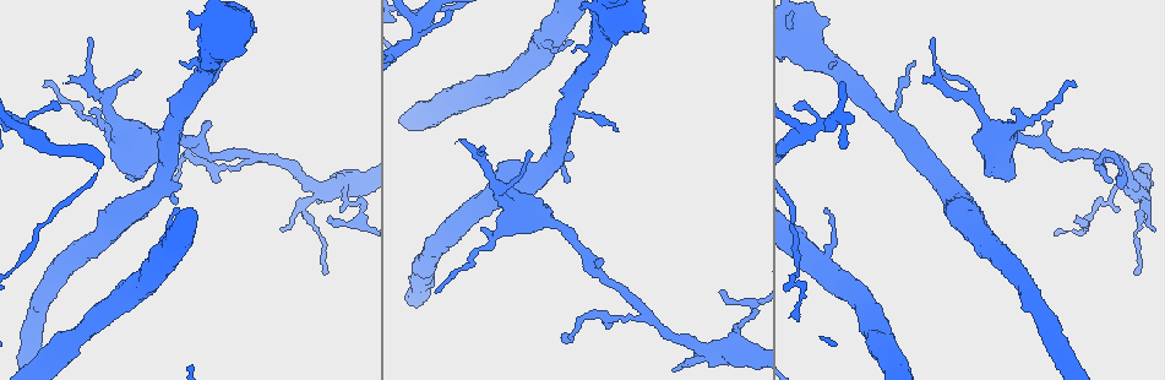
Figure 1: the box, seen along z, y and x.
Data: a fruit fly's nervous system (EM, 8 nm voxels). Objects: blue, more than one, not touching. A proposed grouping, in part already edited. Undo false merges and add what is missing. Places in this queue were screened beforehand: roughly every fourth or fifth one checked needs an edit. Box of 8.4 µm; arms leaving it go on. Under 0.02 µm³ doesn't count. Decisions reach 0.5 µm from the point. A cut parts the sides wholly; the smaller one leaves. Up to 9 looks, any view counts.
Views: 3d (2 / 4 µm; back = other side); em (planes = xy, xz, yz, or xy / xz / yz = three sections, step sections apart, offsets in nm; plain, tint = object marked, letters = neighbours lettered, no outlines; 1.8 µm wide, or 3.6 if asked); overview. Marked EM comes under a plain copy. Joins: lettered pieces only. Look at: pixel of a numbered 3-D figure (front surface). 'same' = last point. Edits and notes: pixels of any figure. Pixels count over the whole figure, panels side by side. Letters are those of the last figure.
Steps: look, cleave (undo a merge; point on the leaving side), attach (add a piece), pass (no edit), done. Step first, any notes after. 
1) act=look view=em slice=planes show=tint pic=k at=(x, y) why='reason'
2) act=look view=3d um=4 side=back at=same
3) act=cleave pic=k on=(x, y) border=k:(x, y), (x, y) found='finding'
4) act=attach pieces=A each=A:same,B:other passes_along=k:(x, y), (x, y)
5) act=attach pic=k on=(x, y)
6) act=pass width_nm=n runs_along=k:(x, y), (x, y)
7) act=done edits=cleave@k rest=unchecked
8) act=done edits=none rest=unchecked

act=look view=em slice=xy step=8 show=letters pic=1 at=(91, 109) why='branch stops here'

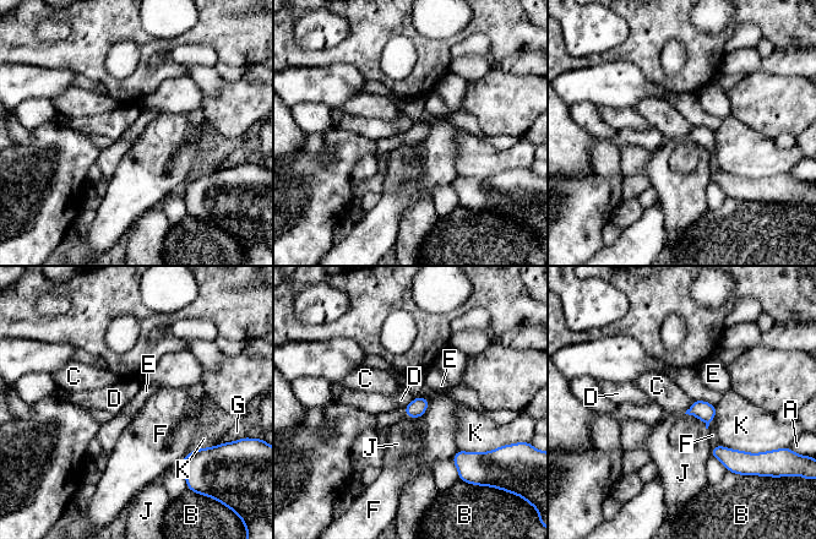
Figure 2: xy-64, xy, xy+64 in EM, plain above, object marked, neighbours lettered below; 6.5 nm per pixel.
act=pass longest_contact=K:240nm each=A:other,B:other,C:other,D:other,E:other,F:other,G:other,J:other,K:other border=2:(414, 398), (403, 408) found='no lettered piece goes on from it'

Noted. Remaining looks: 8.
act=look view=3d um=4 pic=1 at=(643, 314) why='arms part here'

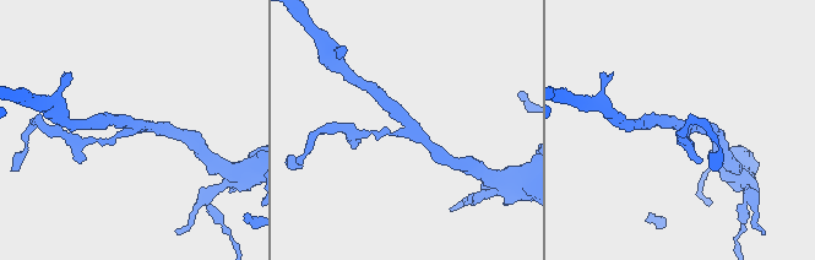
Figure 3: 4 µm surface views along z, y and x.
act=look view=em um=3.6 slice=xy step=4 show=tint pic=3 at=(678, 125) why='now the EM'

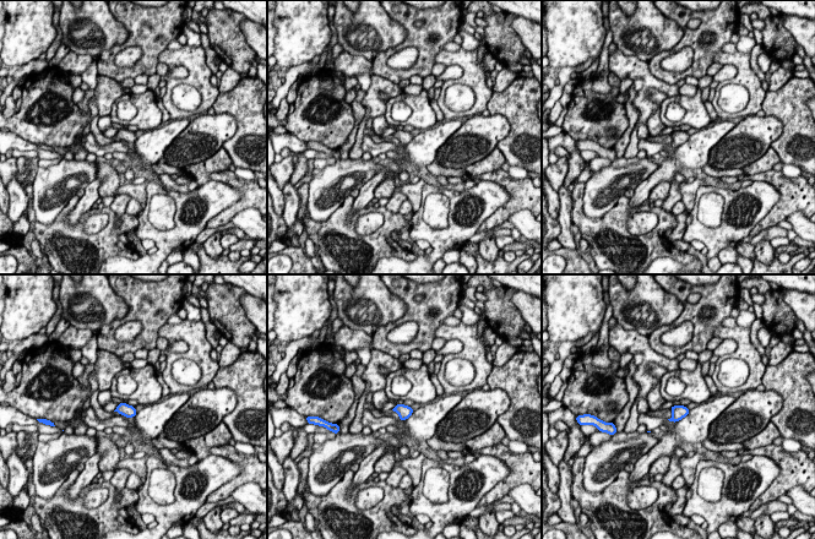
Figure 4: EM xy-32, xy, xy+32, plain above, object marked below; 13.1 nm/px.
act=look view=em um=3.6 slice=planes show=letters at=same

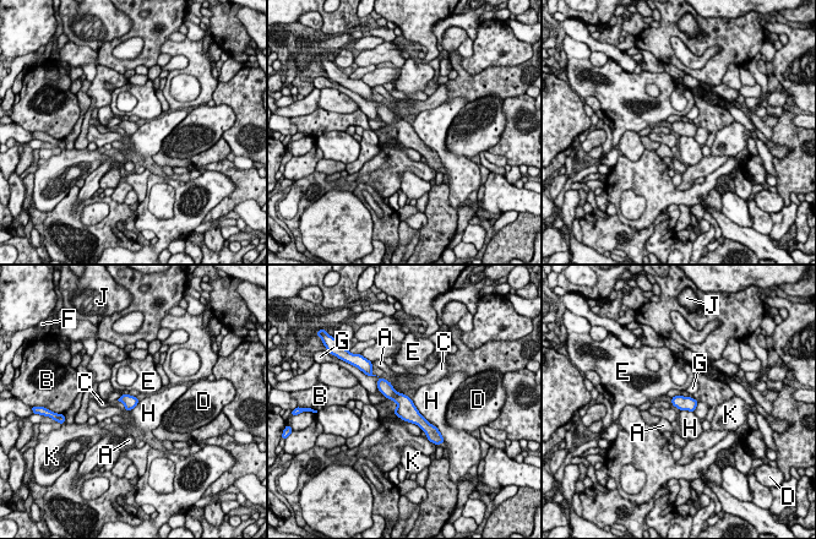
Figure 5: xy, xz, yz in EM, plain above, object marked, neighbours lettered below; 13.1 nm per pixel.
act=pass longest_contact=H:460nm each=A:other,B:other,C:other,D:other,E:other,F:other,G:other,H:other,J:other,K:other border=5:(411, 399), (415, 408), (433, 425) found='all the same neuron'

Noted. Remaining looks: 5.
act=look view=3d um=2 side=back pic=1 at=(327, 270) why='free end'

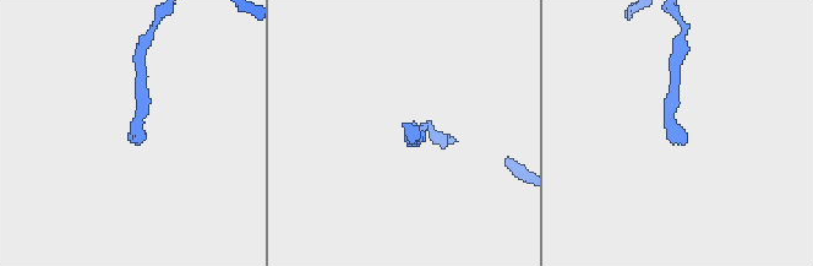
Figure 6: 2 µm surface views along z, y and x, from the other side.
act=look view=em slice=planes show=tint pic=6 at=(684, 136) why='shape alone is not enough'

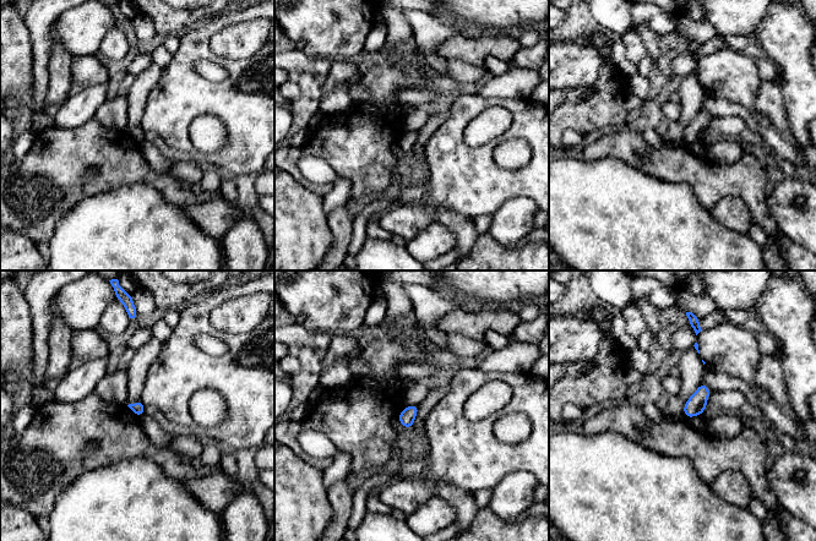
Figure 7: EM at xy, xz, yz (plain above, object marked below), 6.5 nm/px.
act=look view=em slice=planes show=letters at=same

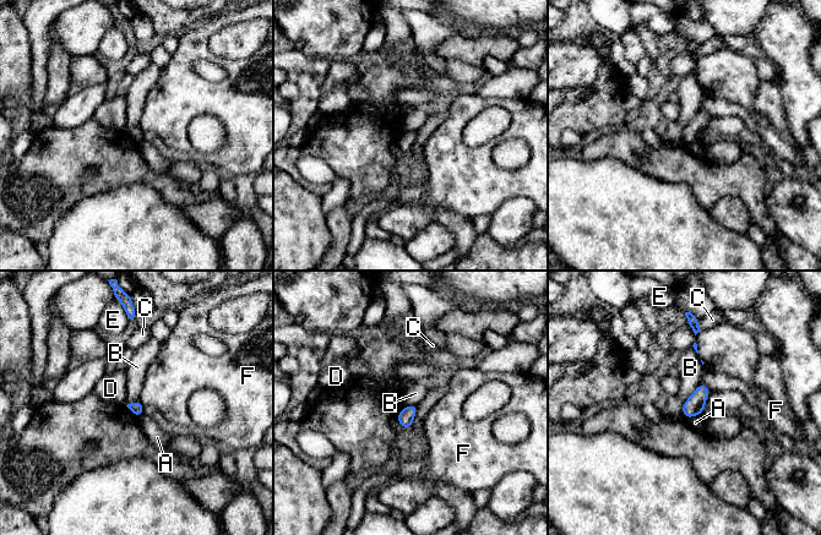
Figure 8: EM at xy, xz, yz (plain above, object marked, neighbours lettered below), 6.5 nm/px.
act=pass each=A:other,B:other,C:other,D:other,E:other,F:other border=8:(700, 382), (684, 403), (680, 414) found='no lettered piece goes on from it'

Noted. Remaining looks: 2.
act=done edits=none rest=unchecked

